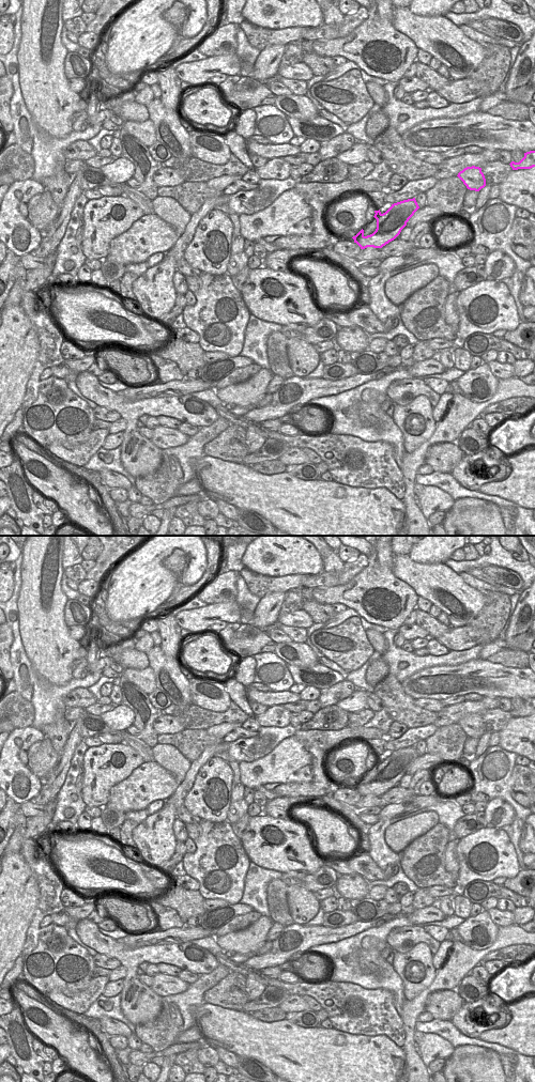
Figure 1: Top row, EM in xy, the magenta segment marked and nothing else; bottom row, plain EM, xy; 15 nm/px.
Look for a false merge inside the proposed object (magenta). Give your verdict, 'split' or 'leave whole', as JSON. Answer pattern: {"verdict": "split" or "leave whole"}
{"verdict": "split"}

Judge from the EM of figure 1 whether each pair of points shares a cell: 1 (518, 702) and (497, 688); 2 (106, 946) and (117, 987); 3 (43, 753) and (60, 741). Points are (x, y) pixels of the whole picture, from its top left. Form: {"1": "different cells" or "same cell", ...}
{"1": "different cells", "2": "different cells", "3": "different cells"}

